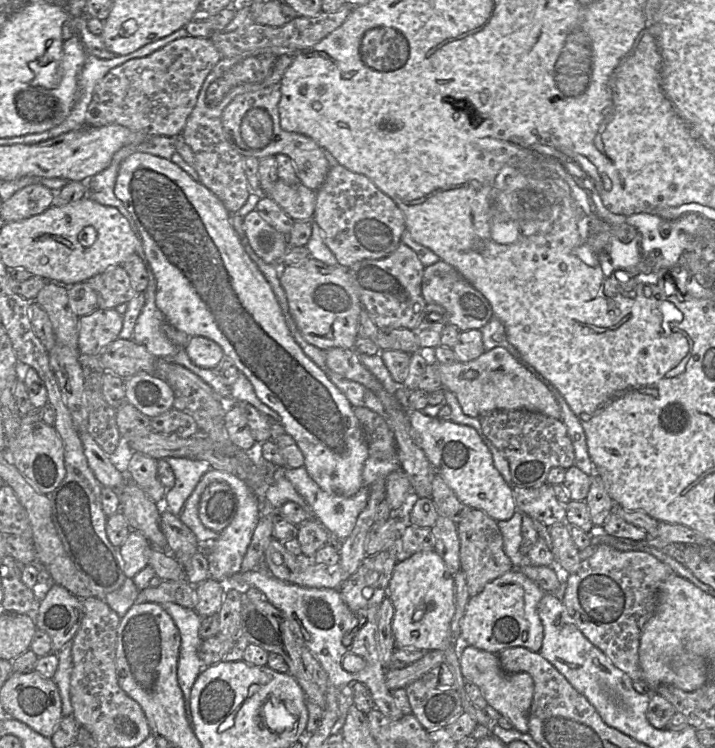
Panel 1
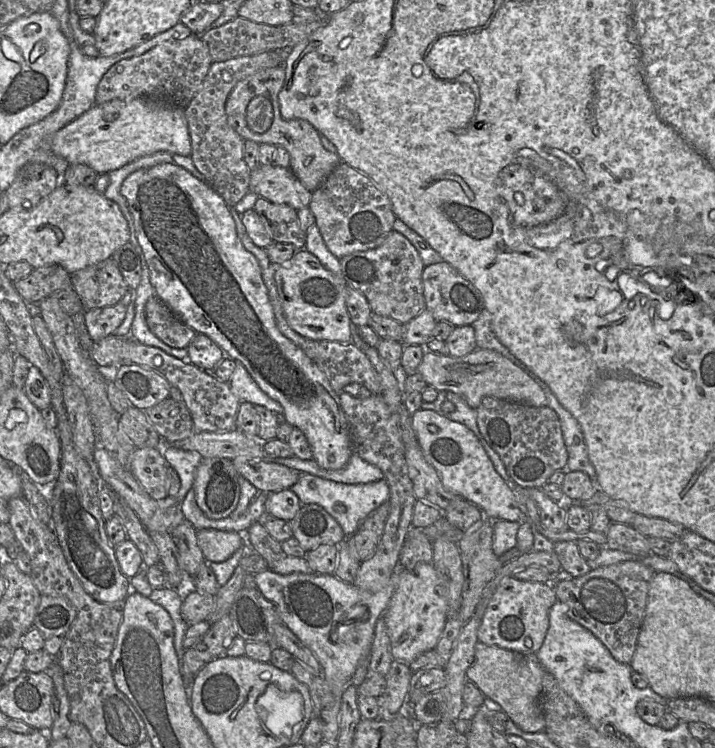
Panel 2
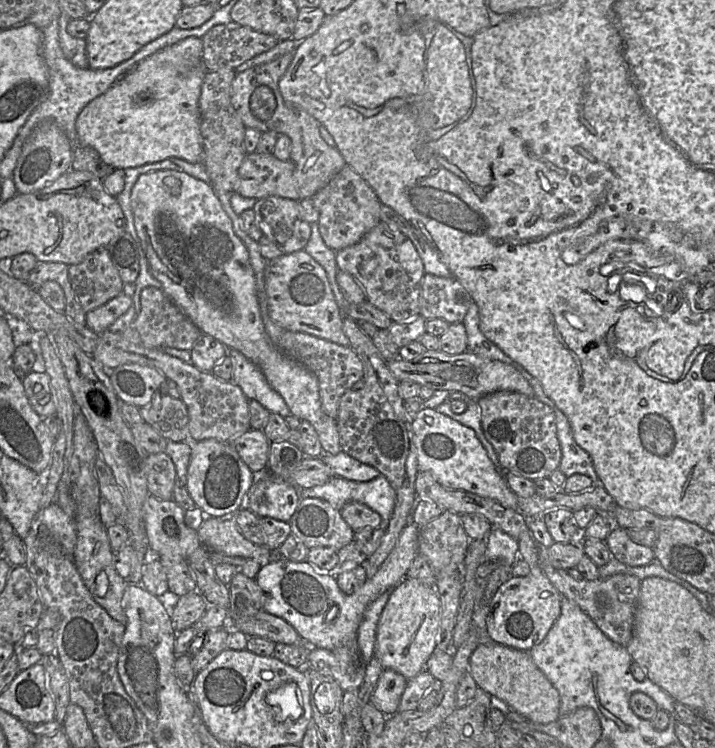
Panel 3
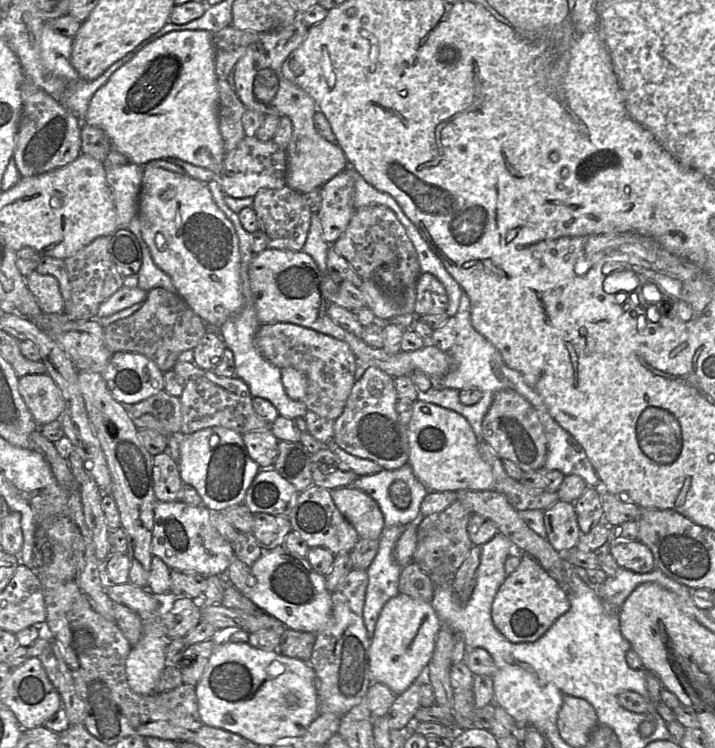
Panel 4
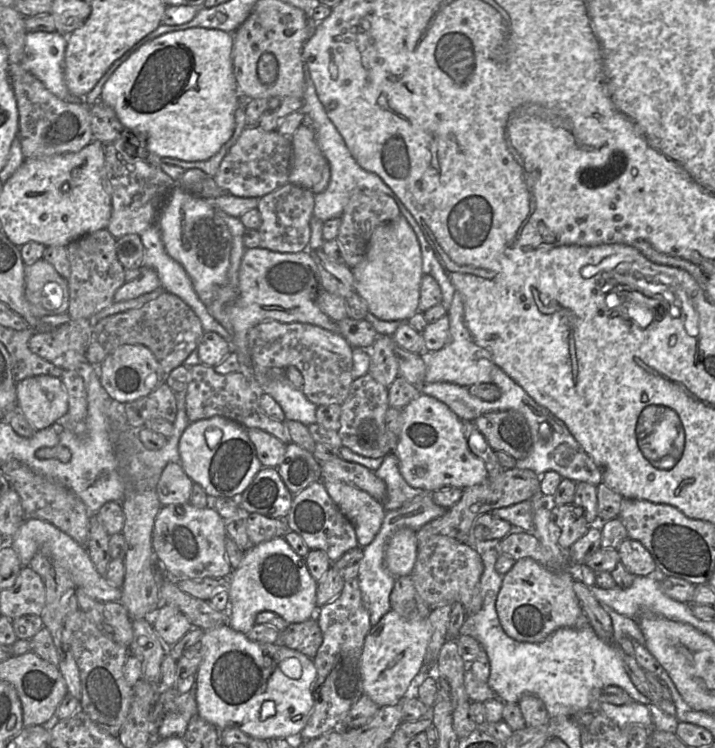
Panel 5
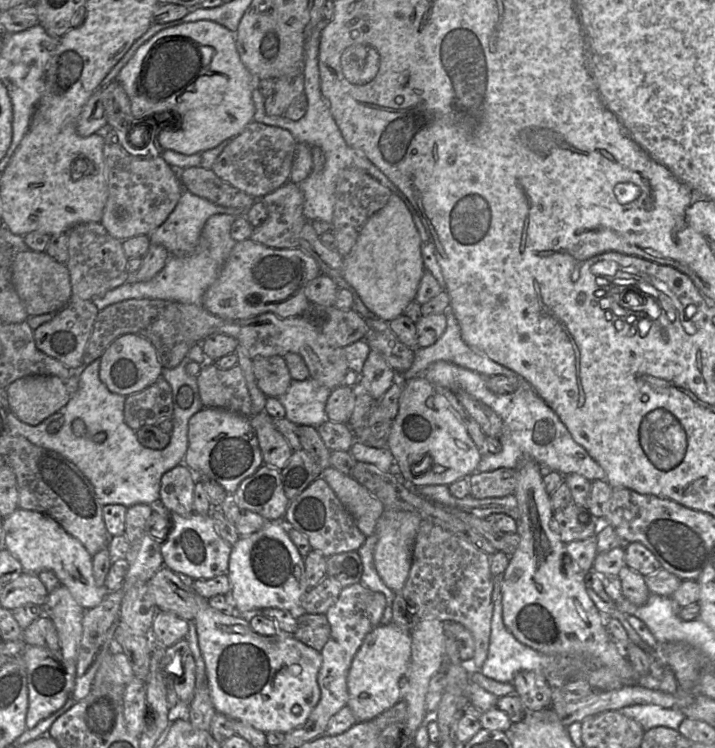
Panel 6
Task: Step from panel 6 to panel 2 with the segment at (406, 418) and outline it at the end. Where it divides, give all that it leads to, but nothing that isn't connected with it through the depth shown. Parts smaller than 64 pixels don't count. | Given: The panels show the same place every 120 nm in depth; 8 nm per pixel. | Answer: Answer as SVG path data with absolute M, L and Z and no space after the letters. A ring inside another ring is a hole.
M419 409L412 415L412 427L427 461L436 469L443 486L448 491L479 507L485 517L491 520L519 521L520 523L527 520L517 504L510 485L495 470L491 459L472 430L462 423L448 419L443 413L423 409ZM429 425L435 425L437 431L431 432Z

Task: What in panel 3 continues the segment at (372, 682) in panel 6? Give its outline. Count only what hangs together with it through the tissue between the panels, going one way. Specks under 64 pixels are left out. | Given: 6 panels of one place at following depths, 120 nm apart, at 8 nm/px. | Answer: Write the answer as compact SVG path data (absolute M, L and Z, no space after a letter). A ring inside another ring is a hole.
M405 577L392 590L380 616L374 656L383 669L392 669L407 680L420 673L437 645L441 601L434 586Z

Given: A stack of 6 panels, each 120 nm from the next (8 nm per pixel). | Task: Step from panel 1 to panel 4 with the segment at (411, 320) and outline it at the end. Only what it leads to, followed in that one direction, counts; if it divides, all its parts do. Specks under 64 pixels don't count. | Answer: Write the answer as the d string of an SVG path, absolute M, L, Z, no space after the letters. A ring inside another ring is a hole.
M375 205L355 210L333 248L363 280L373 281L391 300L416 304L417 282L422 274L418 254L405 227L390 208Z

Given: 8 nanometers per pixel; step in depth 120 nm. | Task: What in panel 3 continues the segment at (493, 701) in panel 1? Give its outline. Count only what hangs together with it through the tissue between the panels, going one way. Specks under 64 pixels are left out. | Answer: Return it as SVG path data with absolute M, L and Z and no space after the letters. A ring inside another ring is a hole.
M497 643L479 644L470 656L468 671L479 688L498 697L532 722L548 724L560 717L560 695L528 651Z

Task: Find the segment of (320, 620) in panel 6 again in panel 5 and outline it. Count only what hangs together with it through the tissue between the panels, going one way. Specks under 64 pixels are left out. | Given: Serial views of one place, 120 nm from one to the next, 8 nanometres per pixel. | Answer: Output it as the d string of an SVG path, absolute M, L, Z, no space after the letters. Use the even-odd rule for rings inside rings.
M315 617L300 623L289 624L279 631L278 643L313 659L323 641L321 629Z

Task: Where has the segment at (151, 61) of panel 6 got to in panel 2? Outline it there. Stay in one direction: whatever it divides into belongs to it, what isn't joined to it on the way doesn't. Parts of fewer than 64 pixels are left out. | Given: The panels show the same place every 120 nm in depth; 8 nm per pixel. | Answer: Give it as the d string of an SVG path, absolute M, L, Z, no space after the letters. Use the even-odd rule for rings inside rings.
M137 98L94 104L52 136L51 149L69 164L84 164L98 174L104 174L159 151L190 156L192 147L183 108Z

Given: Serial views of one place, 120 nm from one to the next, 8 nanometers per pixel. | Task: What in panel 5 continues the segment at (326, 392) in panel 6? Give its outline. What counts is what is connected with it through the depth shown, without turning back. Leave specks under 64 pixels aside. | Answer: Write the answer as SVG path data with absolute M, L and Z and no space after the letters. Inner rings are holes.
M286 377L264 384L261 391L273 397L280 405L287 421L298 421L305 426L316 423L318 406L309 401L302 390L294 387Z

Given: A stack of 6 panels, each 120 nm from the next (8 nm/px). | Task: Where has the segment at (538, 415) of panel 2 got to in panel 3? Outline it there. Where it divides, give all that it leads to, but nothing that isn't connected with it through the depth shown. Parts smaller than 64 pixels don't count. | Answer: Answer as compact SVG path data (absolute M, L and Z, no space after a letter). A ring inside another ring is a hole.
M498 391L478 399L484 436L494 448L505 471L529 480L547 477L559 467L562 451L557 437L556 416L536 397Z

